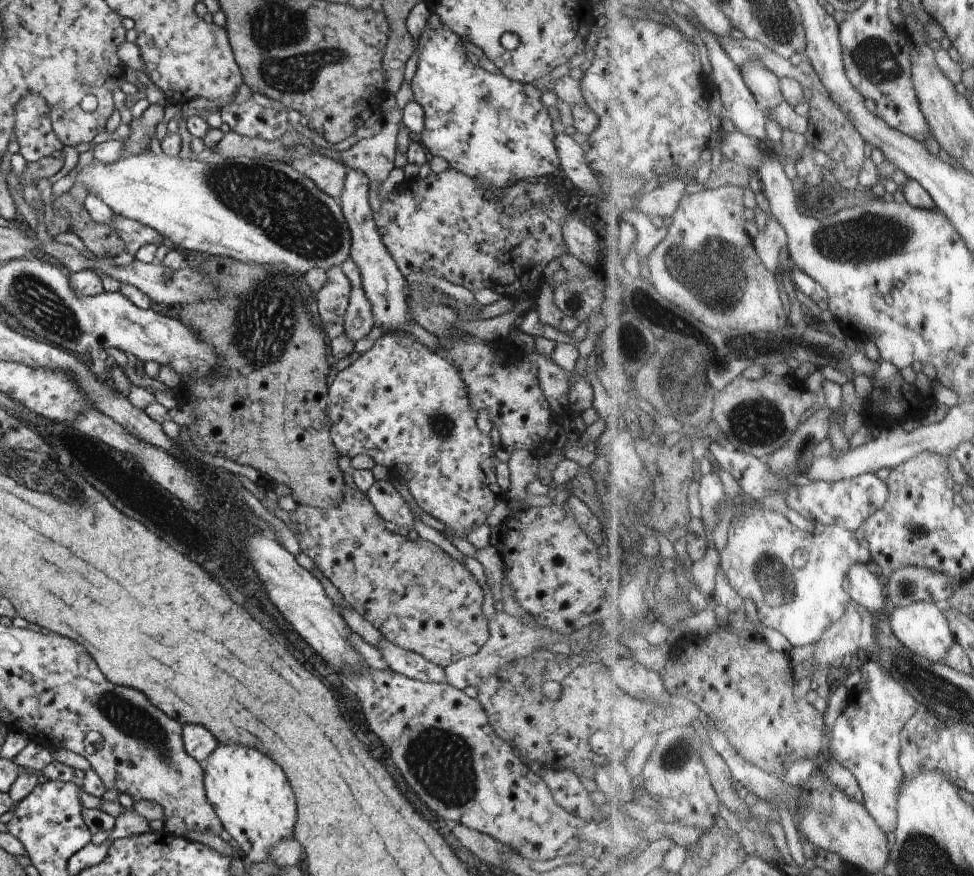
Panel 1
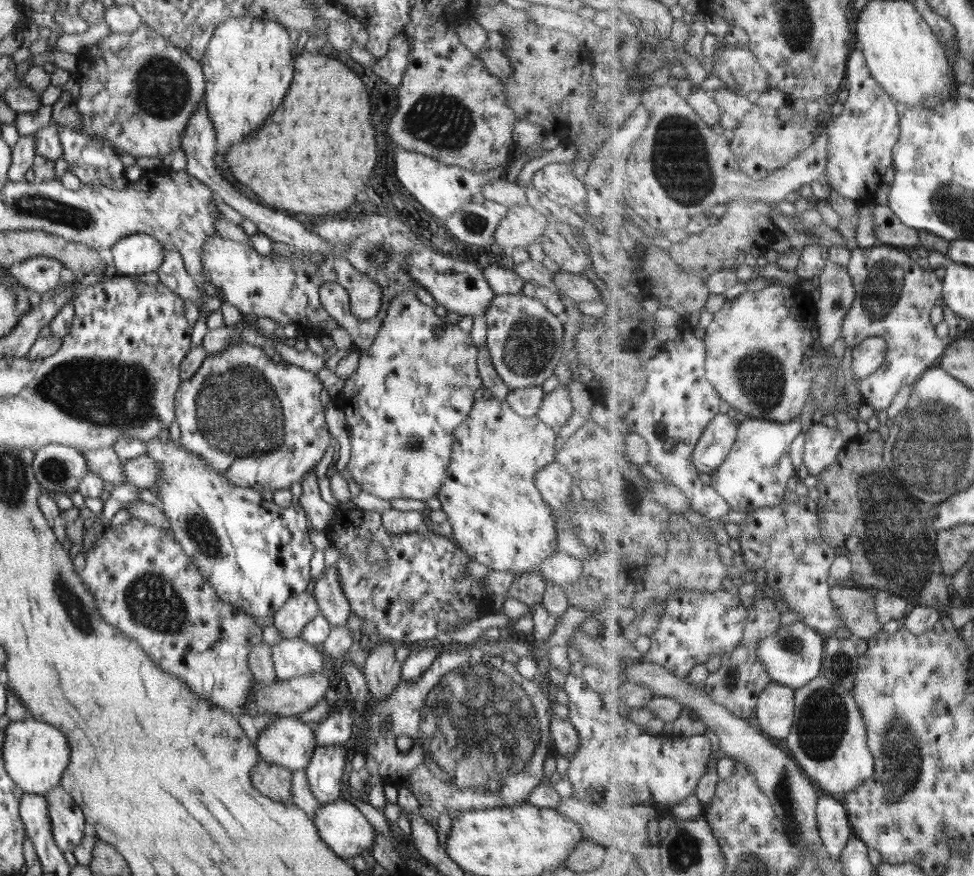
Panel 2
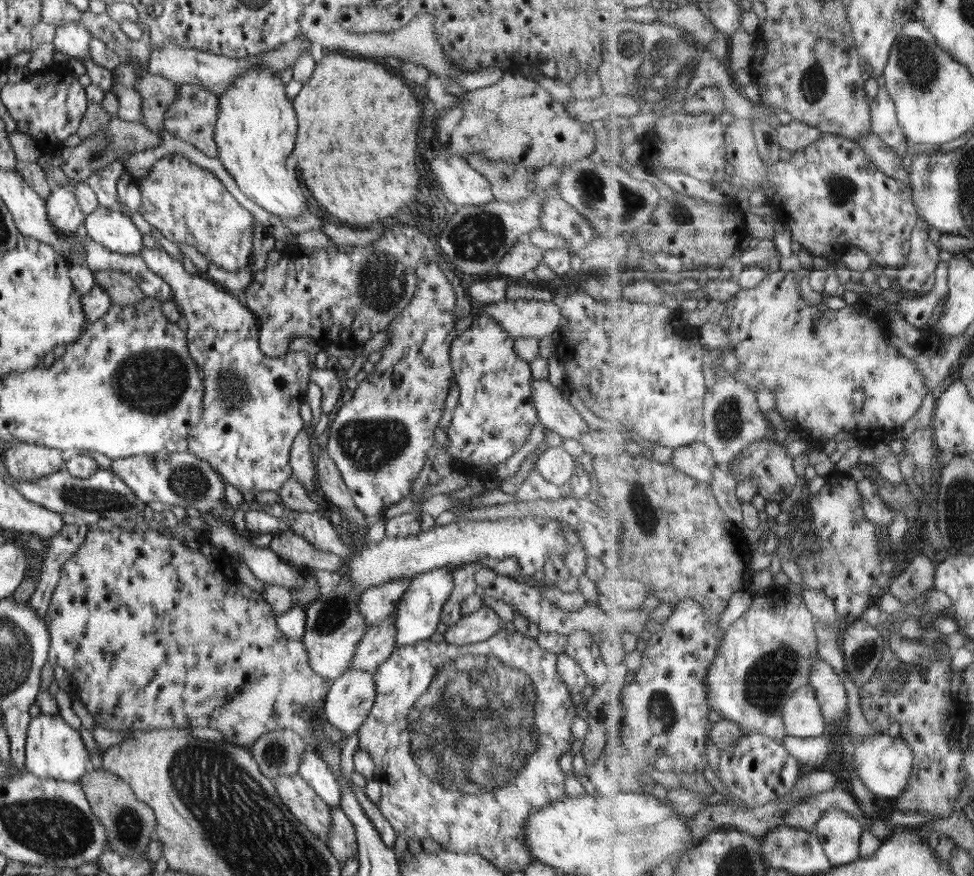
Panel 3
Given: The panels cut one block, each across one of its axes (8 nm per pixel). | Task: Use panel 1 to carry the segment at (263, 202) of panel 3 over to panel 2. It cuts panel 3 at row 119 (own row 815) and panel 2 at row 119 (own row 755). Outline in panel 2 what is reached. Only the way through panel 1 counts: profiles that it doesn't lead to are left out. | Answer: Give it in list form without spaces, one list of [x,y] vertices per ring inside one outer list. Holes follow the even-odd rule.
[[[252,16],[230,17],[213,32],[200,64],[206,80],[204,102],[220,146],[216,152],[218,168],[226,168],[224,152],[228,144],[256,130],[286,96],[295,64],[288,33],[274,19]]]

